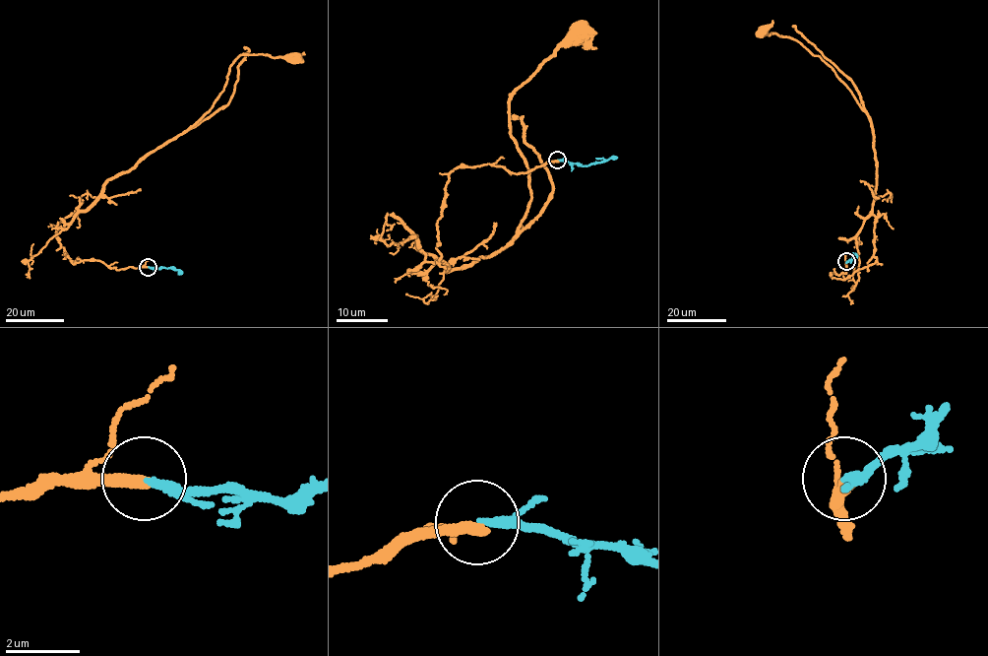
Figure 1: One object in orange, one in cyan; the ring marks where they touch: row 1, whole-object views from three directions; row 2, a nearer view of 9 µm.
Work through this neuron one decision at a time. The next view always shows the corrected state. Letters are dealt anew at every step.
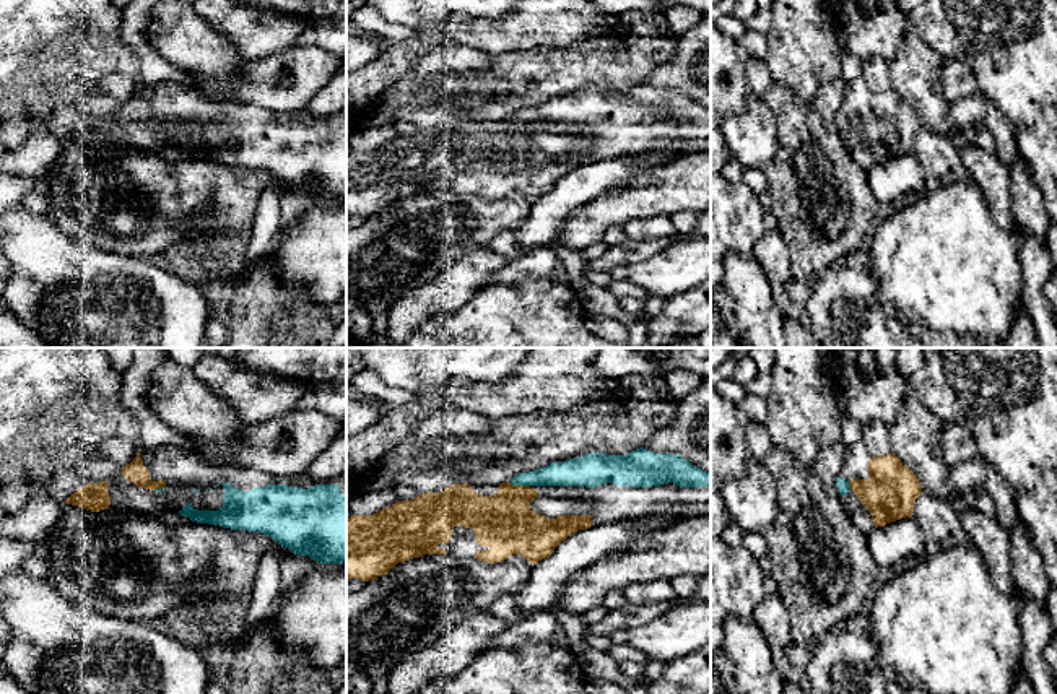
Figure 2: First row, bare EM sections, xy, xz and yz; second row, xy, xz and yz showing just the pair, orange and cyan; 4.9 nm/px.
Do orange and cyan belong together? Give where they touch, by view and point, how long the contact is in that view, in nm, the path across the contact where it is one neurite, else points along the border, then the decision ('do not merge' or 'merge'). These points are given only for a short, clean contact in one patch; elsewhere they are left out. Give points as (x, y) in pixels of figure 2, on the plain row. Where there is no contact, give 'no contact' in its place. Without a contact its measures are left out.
meets orange in xz at (519, 122); contact 110 nm long; runs through xz (503, 156), (519, 122), (529, 114), (560, 109); merge

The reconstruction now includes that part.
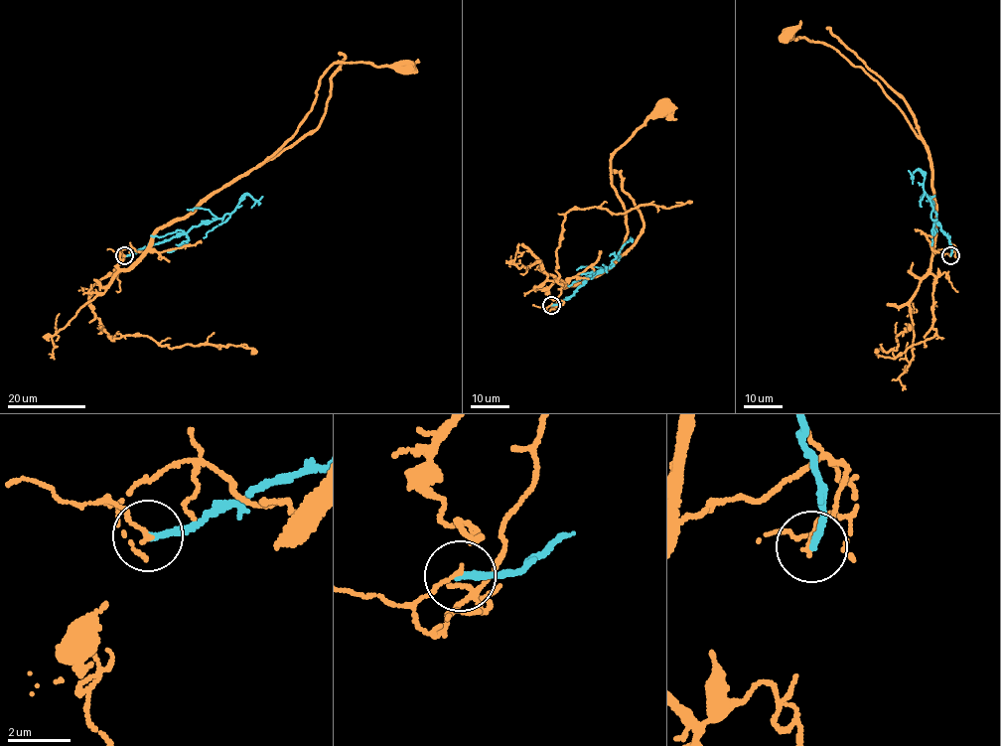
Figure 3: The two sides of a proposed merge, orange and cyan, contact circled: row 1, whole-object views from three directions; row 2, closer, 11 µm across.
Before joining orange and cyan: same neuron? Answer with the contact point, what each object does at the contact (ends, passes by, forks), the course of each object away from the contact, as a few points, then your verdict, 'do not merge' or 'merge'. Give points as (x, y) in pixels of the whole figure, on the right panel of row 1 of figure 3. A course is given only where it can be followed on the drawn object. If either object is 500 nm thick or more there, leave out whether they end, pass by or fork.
at (950, 255); orange ends there; cyan ends there; orange runs (950, 255), (951, 243), (933, 249), (930, 162), (901, 109), (834, 49), (787, 36); cyan runs (950, 255), (949, 240), (937, 224), (933, 205), (925, 192), (924, 179), (919, 170), (912, 176), (913, 184); do not merge

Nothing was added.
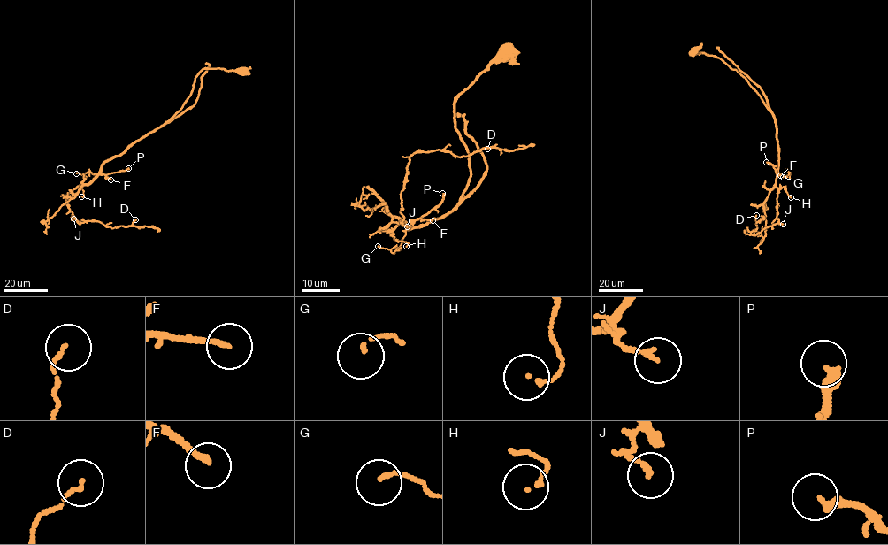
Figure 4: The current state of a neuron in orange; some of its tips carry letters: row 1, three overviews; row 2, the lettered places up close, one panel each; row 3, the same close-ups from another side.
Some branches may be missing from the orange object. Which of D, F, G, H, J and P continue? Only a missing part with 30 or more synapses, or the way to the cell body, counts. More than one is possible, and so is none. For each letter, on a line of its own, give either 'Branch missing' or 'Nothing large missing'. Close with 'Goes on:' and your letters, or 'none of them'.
D: Nothing large missing
F: Branch missing
G: Nothing large missing
H: Nothing large missing
J: Nothing large missing
P: Branch missing
Goes on: F, P

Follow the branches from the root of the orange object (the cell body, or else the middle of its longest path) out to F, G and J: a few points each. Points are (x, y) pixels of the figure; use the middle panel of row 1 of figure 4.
F: (506, 53), (455, 100), (455, 128), (469, 154), (470, 174), (450, 211), (408, 228), (417, 218), (432, 220)
G: (506, 53), (455, 103), (470, 172), (461, 200), (424, 226), (409, 224), (393, 253), (378, 246)
J: (506, 53), (455, 103), (470, 172), (461, 200), (424, 226), (409, 229), (401, 220), (378, 231), (407, 226)

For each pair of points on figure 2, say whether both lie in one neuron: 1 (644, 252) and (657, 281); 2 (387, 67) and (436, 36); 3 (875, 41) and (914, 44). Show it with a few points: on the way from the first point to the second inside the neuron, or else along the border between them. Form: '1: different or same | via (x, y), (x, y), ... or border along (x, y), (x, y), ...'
1: different | border along (674, 241), (628, 267)
2: same | via (399, 59), (425, 41)
3: different | border along (909, 33), (901, 39), (898, 52), (888, 62)

